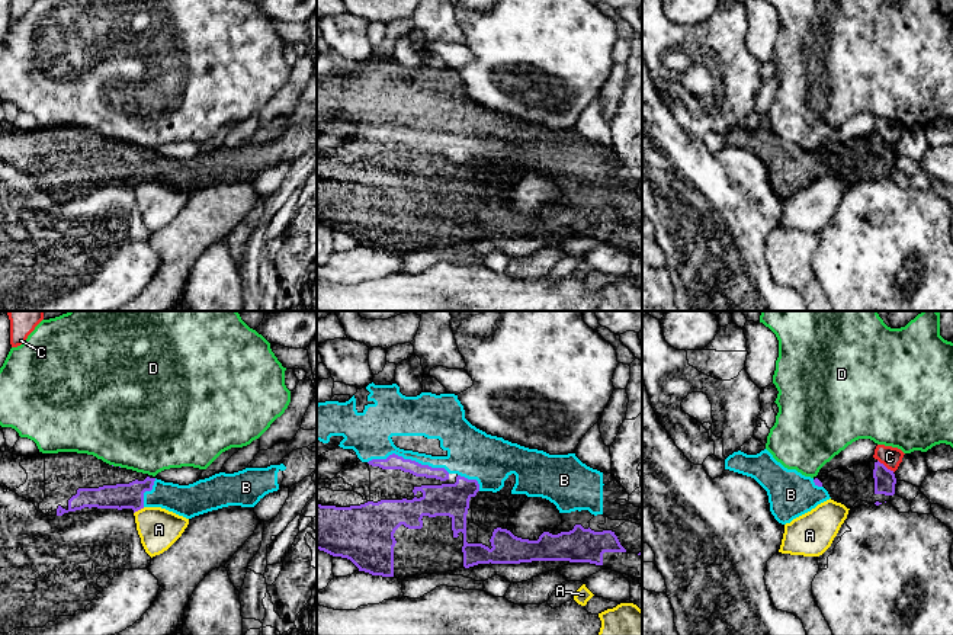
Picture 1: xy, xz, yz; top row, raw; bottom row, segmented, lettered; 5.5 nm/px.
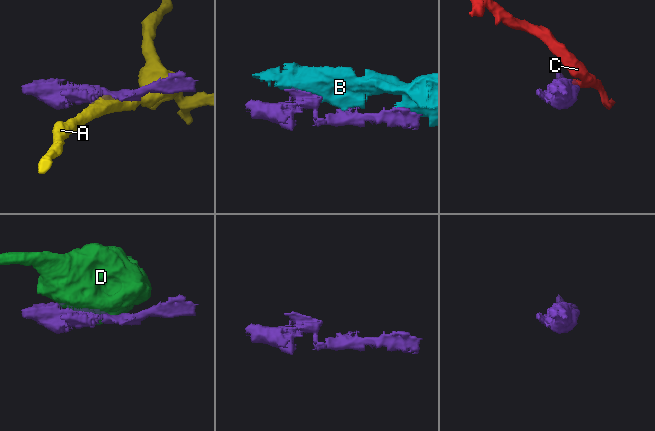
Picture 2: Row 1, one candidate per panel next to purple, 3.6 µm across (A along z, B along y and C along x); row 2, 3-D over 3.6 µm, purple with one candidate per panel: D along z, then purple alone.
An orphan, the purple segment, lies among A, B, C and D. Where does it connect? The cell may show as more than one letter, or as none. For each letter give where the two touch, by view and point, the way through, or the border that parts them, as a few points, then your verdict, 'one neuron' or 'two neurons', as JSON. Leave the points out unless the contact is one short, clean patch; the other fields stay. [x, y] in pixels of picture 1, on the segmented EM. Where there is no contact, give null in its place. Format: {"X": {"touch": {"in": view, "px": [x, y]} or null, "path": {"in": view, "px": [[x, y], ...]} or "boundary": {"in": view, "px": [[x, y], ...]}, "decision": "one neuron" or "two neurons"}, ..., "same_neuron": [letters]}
{"A": {"touch": {"in": "xy", "px": [138, 509]}, "decision": "two neurons"}, "B": {"touch": {"in": "xz", "px": [408, 459]}, "decision": "one neuron"}, "C": {"touch": {"in": "yz", "px": [885, 467]}, "boundary": {"in": "yz", "px": [[878, 459], [894, 471]]}, "decision": "two neurons"}, "D": {"touch": null, "decision": "two neurons"}, "same_neuron": ["B"]}

